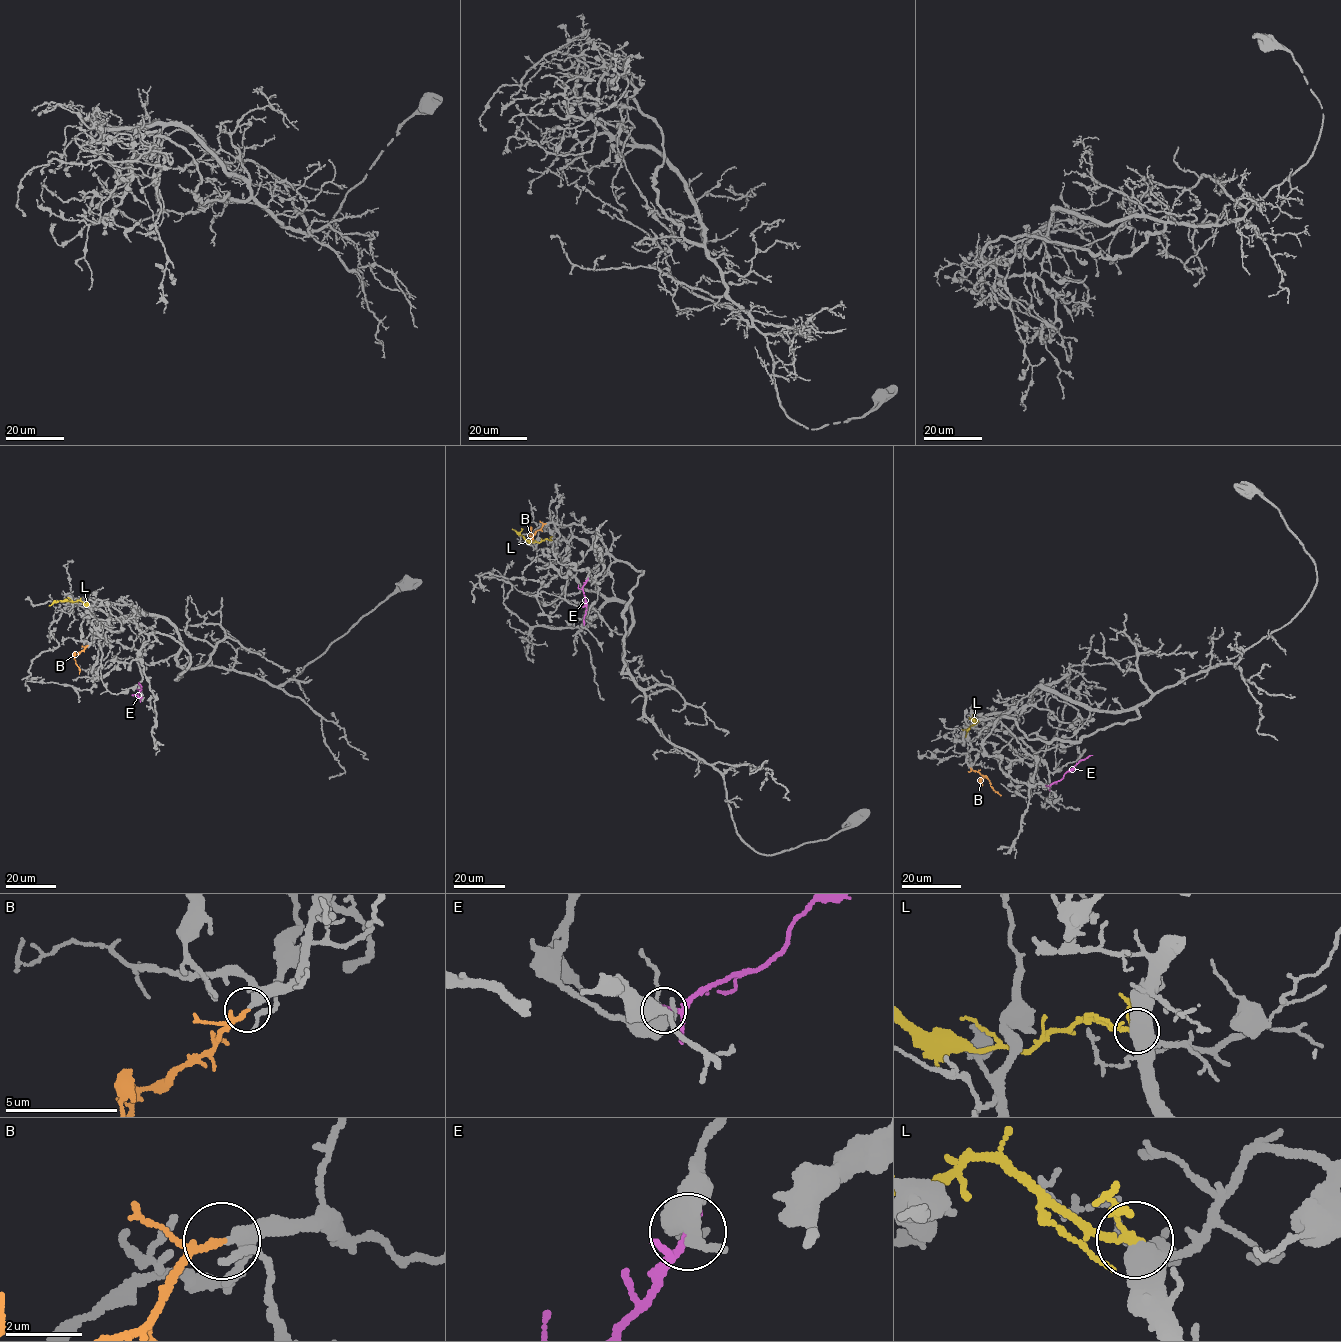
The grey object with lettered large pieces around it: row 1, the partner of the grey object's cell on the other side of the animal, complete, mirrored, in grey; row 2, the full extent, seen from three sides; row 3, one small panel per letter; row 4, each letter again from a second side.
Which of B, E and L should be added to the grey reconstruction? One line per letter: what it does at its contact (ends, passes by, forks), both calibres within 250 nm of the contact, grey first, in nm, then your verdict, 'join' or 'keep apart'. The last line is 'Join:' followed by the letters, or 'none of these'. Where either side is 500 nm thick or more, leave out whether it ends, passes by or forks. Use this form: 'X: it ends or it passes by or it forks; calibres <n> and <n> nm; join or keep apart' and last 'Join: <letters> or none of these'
B: it passes by; calibres 240 and 140 nm; join
E: it passes by; calibres 440 and 180 nm; keep apart
L: it passes by; calibres 480 and 170 nm; keep apart
Join: B

